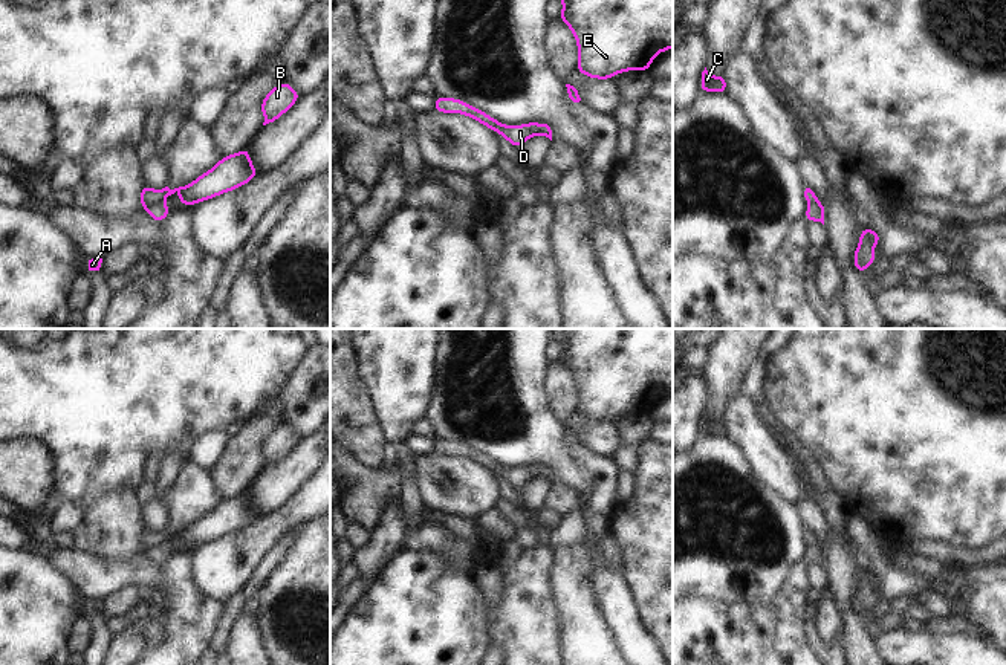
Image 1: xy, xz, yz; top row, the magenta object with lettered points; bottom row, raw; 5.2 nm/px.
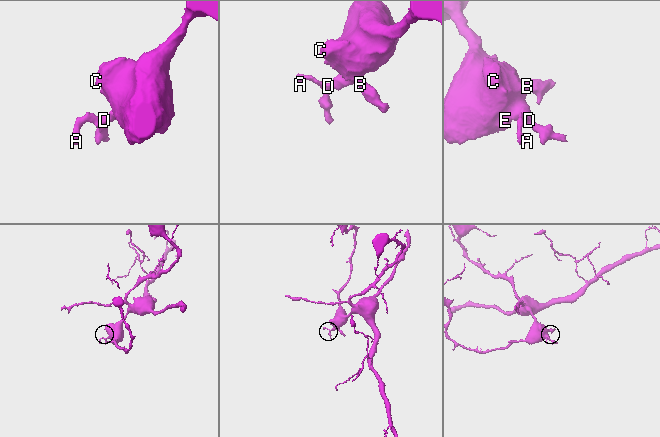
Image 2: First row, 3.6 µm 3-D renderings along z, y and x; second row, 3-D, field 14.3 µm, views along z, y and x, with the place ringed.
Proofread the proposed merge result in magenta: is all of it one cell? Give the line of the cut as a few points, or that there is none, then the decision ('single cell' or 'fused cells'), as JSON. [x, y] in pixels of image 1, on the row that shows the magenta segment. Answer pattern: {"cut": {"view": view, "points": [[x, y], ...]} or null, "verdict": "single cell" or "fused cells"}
{"cut": {"view": "xy", "points": [[161, 201], [155, 201], [146, 210]]}, "verdict": "fused cells"}

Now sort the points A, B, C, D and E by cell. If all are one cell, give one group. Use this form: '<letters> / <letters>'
A / B C D E

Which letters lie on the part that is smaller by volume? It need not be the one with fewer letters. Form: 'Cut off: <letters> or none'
Cut off: A

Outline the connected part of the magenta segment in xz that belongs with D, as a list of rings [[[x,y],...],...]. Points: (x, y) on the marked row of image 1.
[[[524,122],[521,125],[498,125],[495,133],[501,135],[511,145],[520,148],[532,136],[546,136],[552,141],[552,130],[544,122]]]

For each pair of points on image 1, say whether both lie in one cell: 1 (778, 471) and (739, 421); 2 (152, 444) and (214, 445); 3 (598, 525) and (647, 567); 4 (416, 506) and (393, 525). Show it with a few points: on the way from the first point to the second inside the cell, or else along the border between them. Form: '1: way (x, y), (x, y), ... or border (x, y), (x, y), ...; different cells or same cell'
1: way (766, 459), (749, 433); same cell
2: border (223, 428), (201, 433), (187, 459); different cells
3: border (607, 520), (610, 534); different cells
4: border (398, 499), (405, 528), (402, 546); different cells

